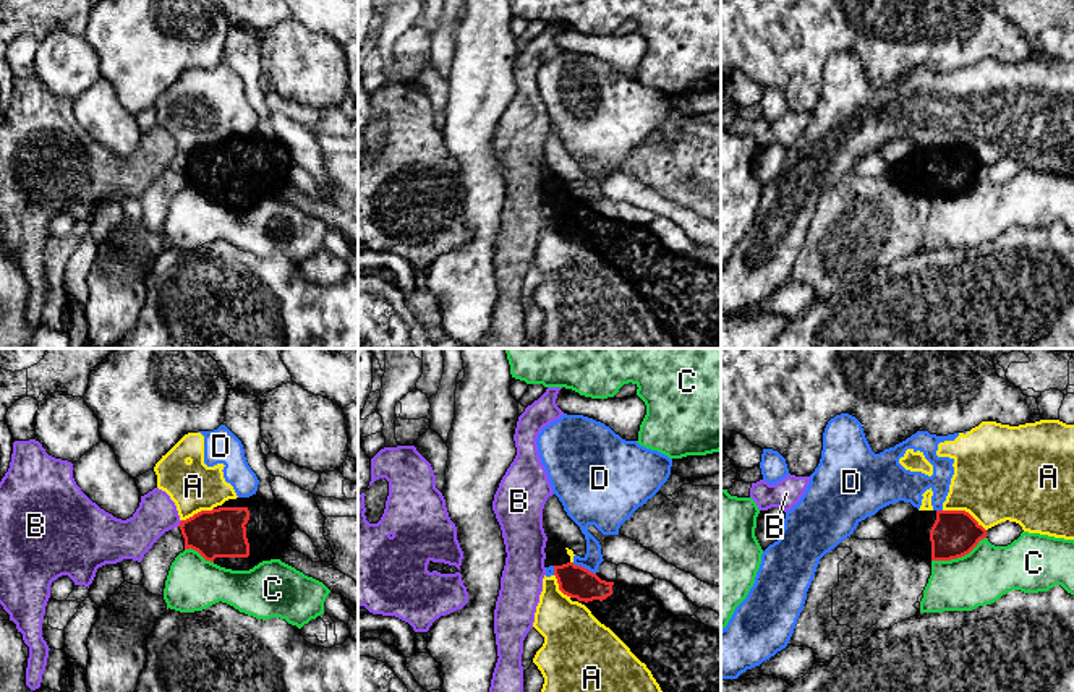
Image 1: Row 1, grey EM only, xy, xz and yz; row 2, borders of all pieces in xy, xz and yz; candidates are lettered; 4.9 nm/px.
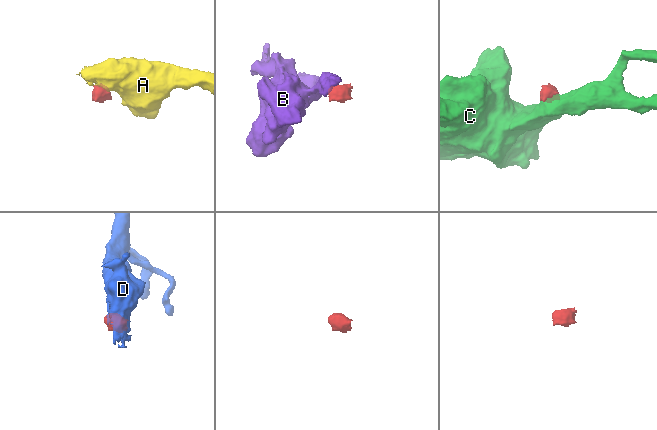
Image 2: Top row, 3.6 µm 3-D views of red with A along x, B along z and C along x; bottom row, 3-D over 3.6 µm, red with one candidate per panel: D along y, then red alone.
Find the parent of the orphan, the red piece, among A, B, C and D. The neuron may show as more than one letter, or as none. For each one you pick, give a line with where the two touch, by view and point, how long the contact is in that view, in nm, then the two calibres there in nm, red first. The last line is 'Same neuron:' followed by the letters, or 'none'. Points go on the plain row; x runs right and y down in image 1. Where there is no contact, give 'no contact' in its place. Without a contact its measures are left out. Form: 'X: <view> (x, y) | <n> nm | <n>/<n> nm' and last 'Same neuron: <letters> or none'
Same neuron: none

